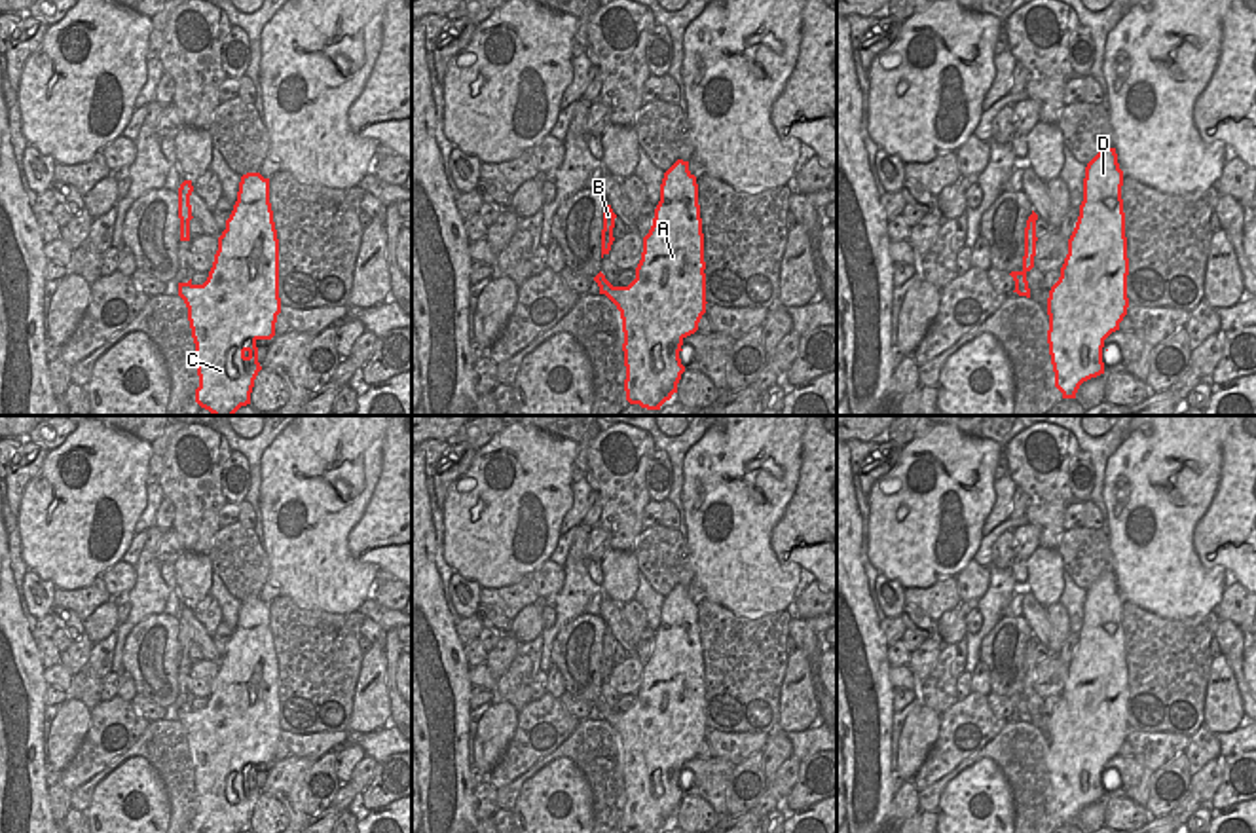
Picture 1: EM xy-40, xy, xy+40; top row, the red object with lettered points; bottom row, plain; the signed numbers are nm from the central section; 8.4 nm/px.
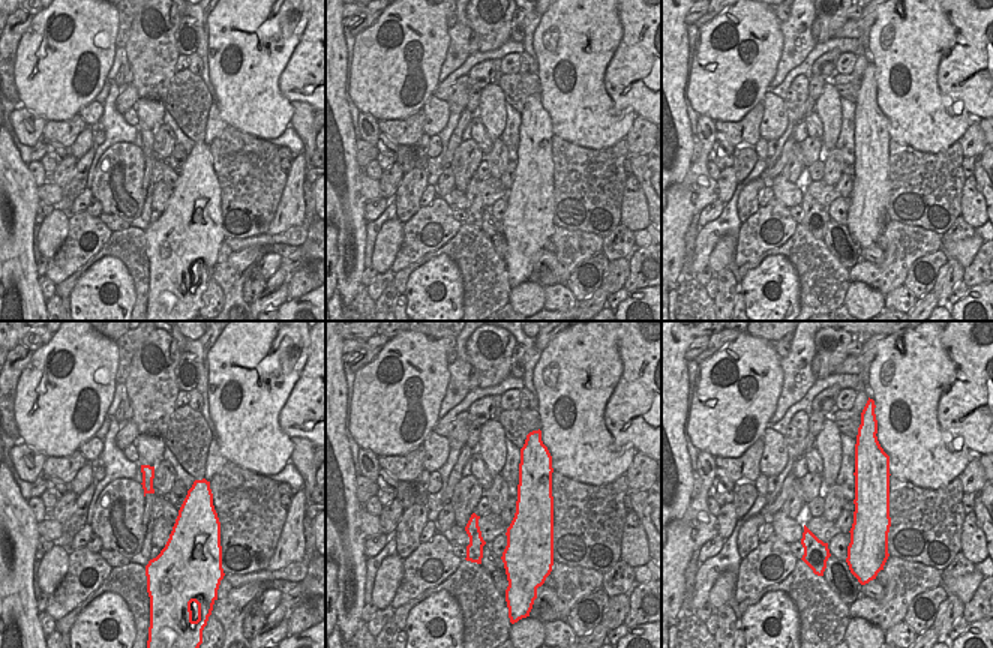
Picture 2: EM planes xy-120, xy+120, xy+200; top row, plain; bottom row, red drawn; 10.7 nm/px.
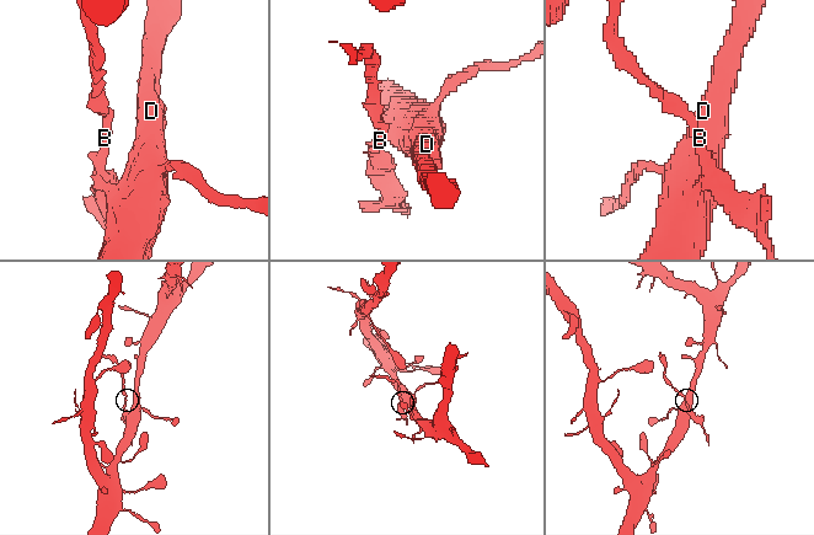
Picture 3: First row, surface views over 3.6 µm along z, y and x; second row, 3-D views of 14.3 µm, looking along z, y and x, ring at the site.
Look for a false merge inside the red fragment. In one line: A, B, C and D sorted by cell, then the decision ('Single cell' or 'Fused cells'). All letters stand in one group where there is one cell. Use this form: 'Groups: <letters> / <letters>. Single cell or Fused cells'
Groups: A C D / B. Fused cells

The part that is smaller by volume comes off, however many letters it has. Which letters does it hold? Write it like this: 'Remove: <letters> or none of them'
Remove: B

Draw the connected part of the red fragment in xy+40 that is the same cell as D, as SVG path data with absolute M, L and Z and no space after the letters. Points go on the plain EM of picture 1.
M1102 573L1085 592L1083 626L1068 679L1047 723L1047 768L1055 812L1076 824L1080 810L1104 799L1104 765L1127 740L1127 662L1123 596L1116 573Z

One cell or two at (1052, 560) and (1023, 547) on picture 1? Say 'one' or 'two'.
two

